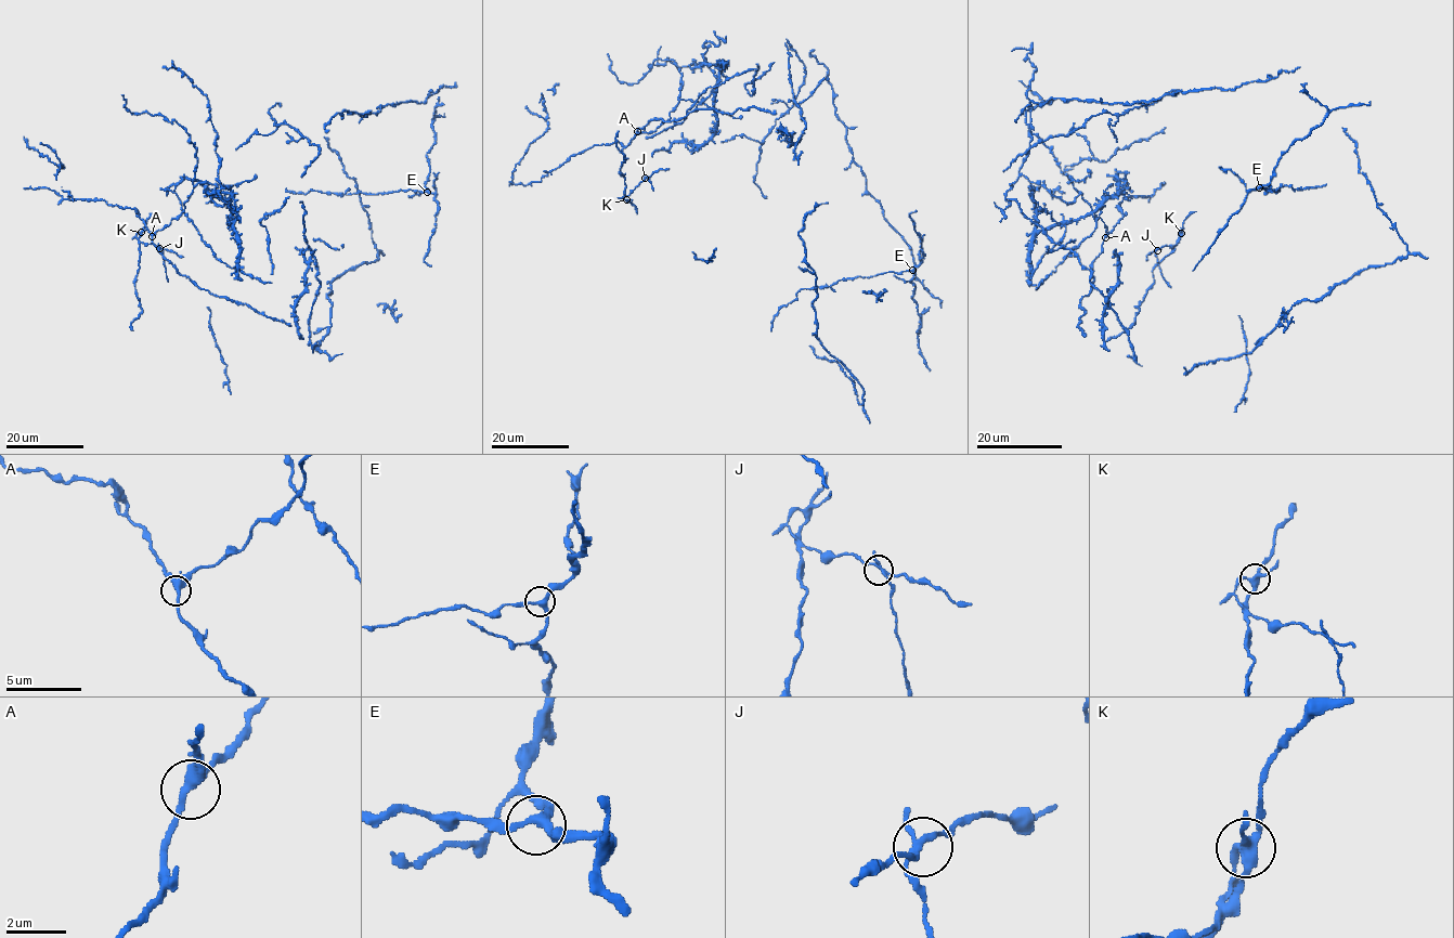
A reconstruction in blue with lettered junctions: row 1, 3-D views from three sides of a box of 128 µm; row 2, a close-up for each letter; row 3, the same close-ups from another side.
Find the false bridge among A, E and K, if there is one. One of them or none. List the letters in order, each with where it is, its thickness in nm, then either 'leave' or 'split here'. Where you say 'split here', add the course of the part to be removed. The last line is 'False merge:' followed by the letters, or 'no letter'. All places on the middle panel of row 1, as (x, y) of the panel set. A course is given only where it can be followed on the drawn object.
A: place (637, 131); calibre 360 nm; leave
E: place (912, 270); calibre 260 nm; leave
K: place (626, 199); calibre 260 nm; split here; course (626, 199), (621, 198), (647, 177), (653, 191)
False merge: K

